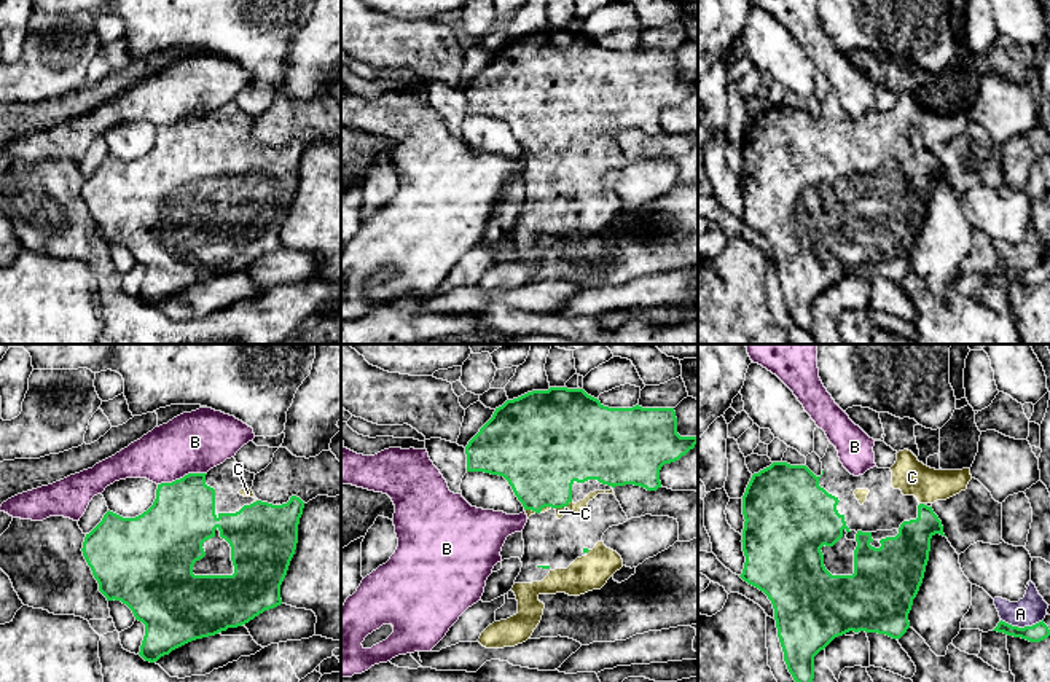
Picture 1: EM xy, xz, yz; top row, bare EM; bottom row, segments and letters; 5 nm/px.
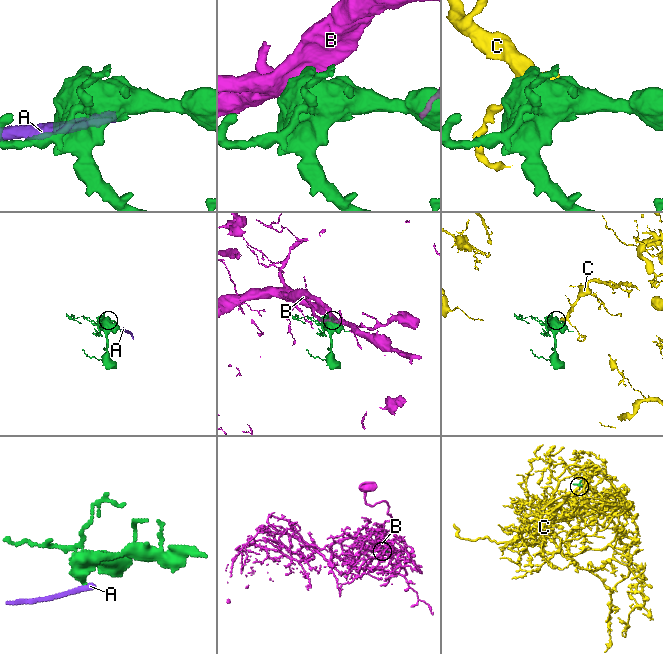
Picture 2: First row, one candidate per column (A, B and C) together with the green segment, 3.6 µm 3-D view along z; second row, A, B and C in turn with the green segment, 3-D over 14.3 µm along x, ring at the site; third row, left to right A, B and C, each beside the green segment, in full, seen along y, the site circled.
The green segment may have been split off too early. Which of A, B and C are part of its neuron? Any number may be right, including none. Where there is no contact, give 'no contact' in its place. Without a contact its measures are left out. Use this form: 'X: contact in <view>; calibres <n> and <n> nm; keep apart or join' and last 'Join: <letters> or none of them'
A: contact in yz; calibres 90 and 150 nm; keep apart
B: contact in xy; calibres 320 and 300 nm; keep apart
C: contact in yz; calibres 200 and 180 nm; join
Join: C

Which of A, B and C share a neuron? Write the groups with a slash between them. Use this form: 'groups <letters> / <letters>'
groups A / B / C

